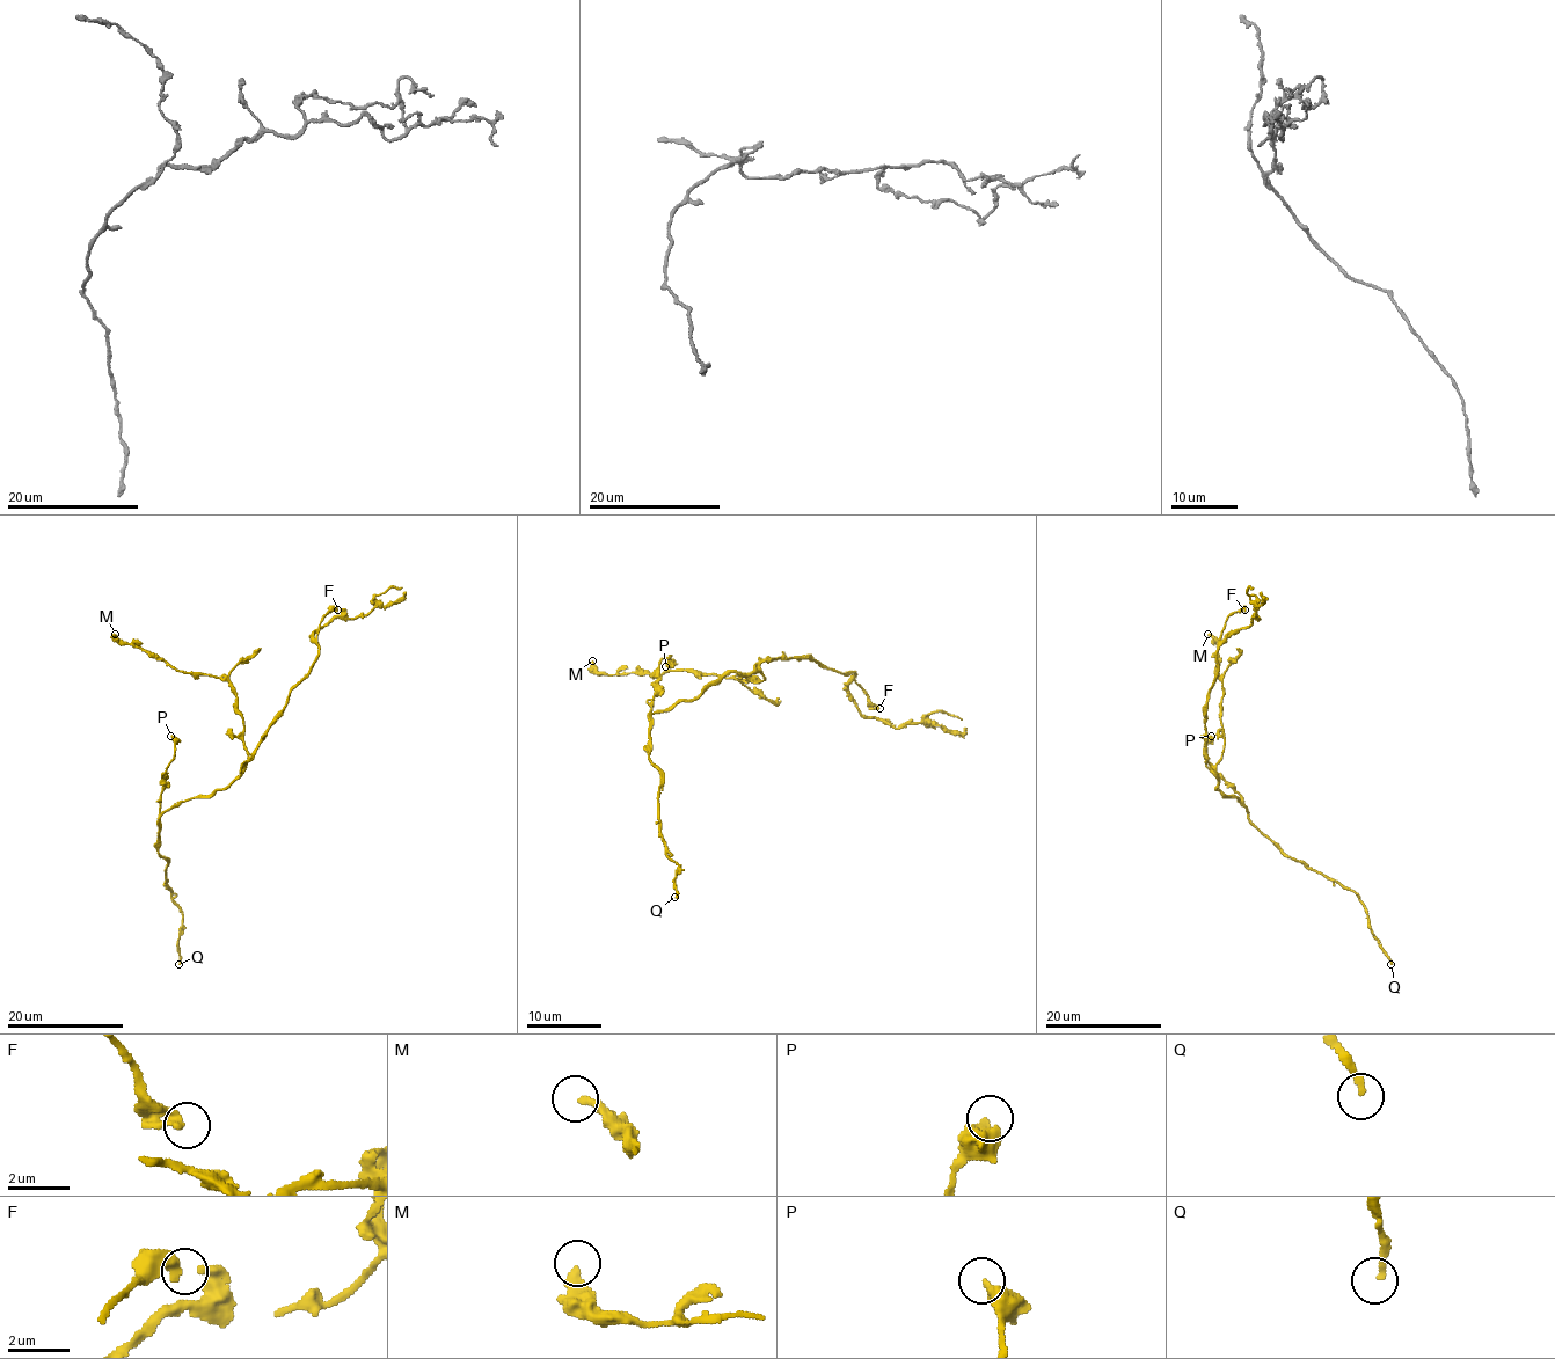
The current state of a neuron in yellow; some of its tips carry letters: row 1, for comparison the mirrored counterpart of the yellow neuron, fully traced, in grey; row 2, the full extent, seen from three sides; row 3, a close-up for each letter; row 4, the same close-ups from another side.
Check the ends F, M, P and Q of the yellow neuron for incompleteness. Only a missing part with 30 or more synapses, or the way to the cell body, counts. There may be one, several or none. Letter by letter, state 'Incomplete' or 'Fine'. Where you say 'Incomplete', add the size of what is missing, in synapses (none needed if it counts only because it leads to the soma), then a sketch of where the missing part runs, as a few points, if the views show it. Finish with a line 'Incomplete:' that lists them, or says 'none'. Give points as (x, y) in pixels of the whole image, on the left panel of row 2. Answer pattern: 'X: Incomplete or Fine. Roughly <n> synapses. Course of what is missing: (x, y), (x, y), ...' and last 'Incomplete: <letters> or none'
F: Fine
M: Fine
P: Fine
Q: Fine
Incomplete: none

